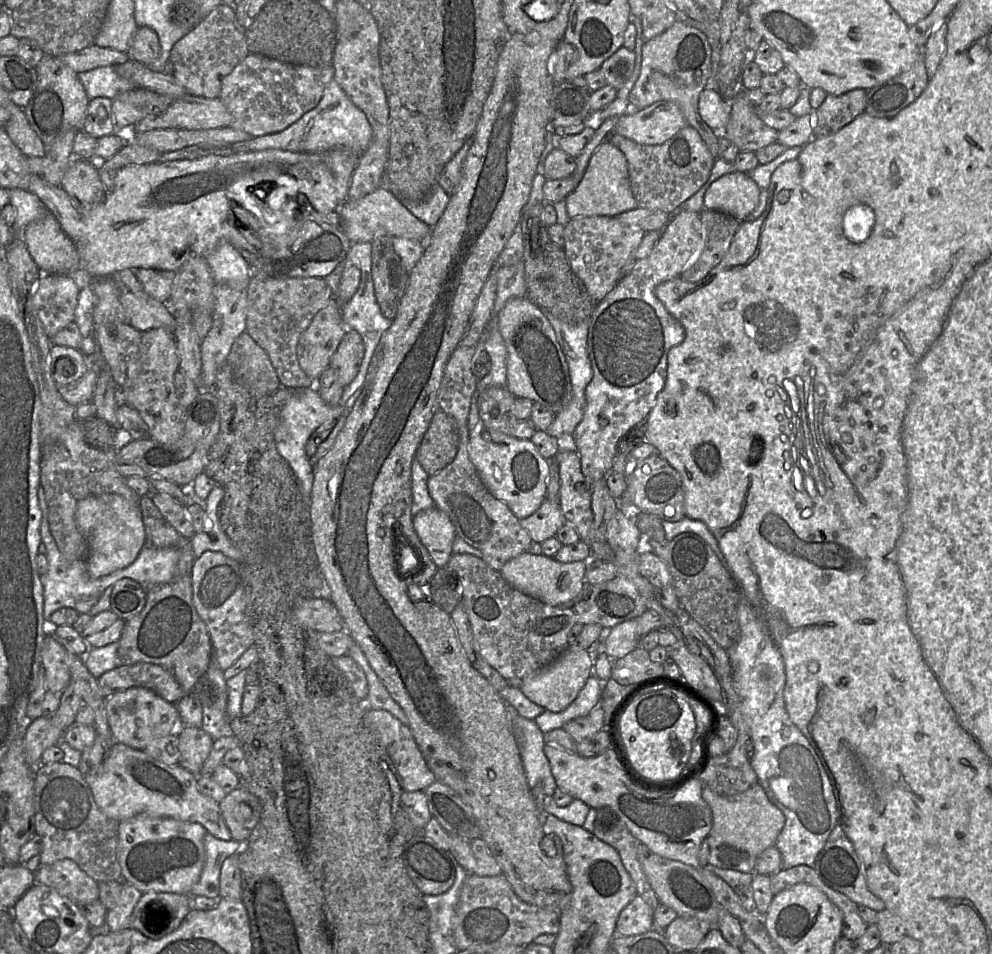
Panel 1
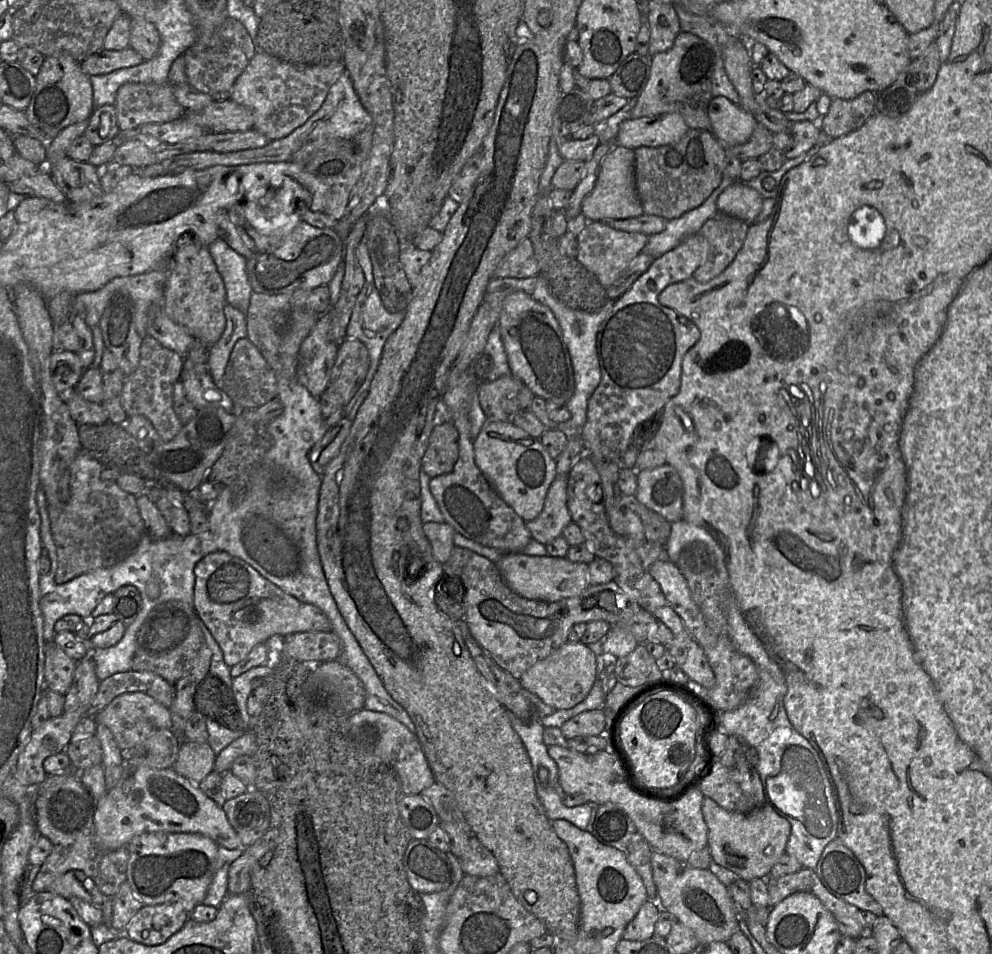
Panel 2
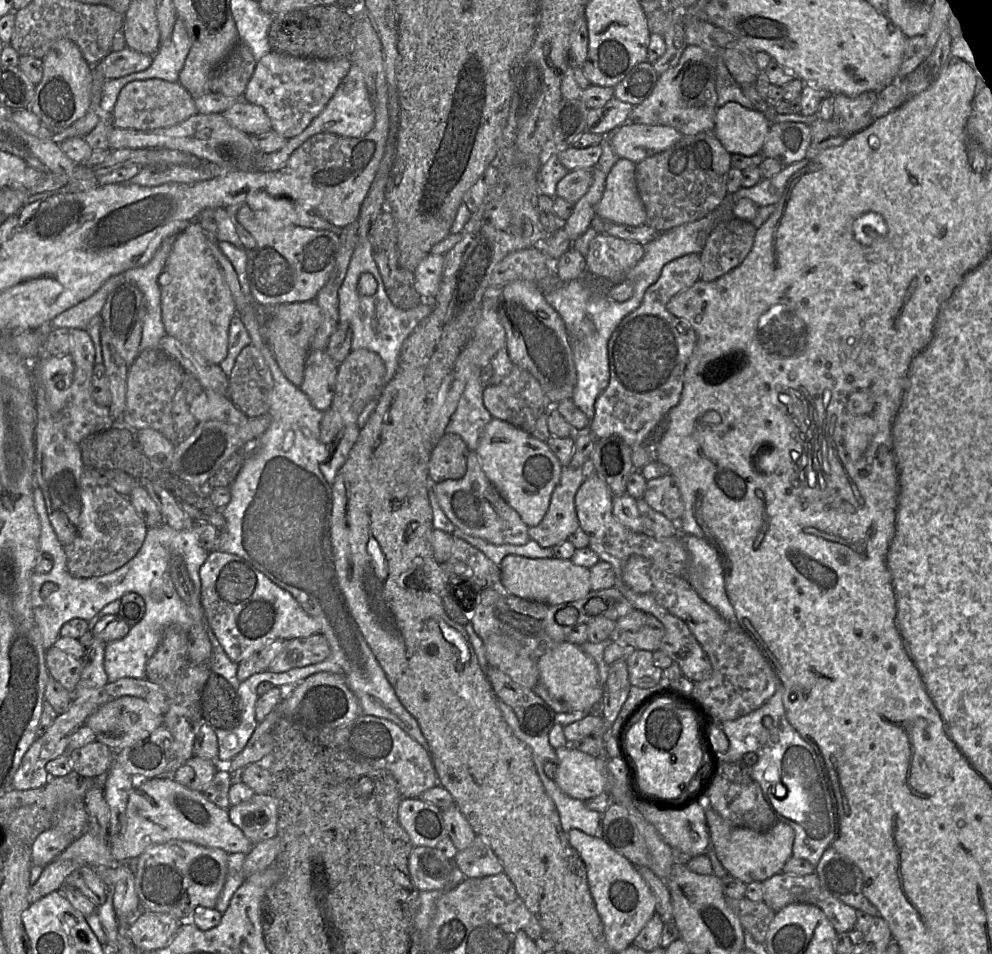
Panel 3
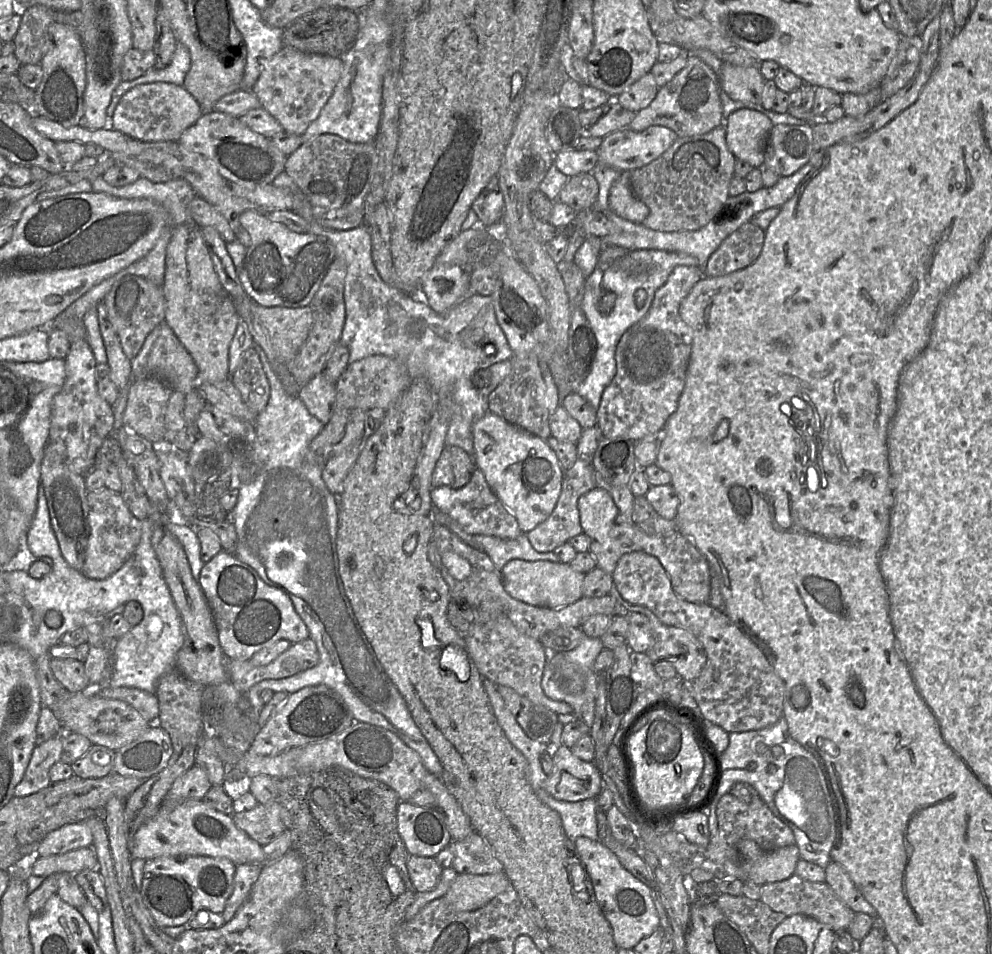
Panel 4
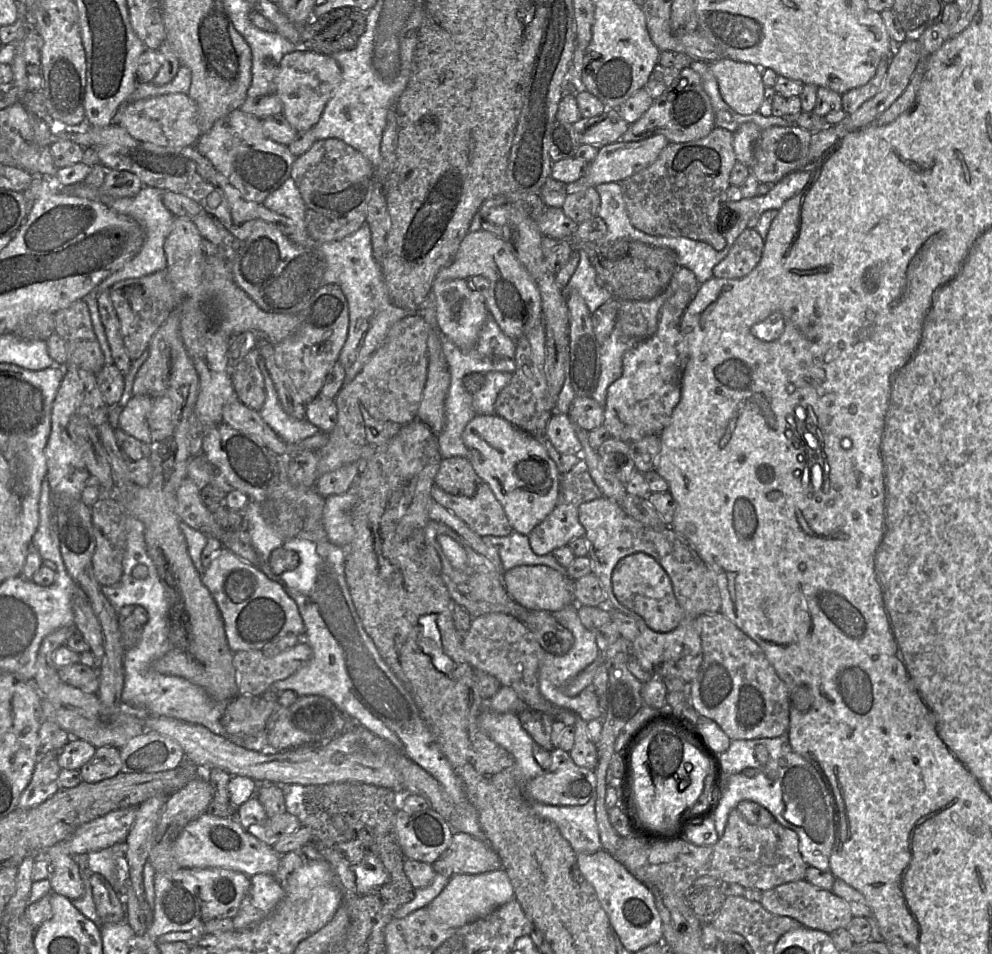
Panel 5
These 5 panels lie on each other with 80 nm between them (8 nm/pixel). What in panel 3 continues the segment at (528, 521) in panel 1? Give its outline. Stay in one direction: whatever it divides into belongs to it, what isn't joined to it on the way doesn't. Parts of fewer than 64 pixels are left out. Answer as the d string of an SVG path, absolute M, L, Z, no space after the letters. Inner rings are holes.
M589 465L562 468L559 483L553 490L548 510L542 521L528 527L531 540L543 548L567 541L568 537L580 528L575 508L575 495L584 482Z

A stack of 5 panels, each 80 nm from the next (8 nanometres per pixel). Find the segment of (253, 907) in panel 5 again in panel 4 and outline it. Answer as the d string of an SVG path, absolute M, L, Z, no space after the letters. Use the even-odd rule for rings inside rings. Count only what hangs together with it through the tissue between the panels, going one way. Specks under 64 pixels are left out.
M250 863L236 865L234 890L221 914L226 922L235 916L241 905L248 899L254 883L259 878L262 867L263 865Z

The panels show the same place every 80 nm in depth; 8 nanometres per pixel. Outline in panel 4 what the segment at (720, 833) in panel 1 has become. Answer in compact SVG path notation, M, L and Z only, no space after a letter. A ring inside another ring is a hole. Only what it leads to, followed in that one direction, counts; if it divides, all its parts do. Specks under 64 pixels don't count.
M741 839L737 851L746 879L760 886L791 877L800 859L796 844L766 851L751 839Z

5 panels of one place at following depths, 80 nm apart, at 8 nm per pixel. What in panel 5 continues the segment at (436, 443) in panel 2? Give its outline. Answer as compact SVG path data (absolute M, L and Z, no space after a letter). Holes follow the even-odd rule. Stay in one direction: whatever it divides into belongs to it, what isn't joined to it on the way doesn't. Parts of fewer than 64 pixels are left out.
M467 457L443 458L434 478L434 484L453 495L471 497L481 483Z

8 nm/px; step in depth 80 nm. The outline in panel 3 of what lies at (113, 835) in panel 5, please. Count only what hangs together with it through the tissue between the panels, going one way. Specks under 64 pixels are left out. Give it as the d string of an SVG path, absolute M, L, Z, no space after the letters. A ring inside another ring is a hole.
M53 828L42 832L31 847L32 865L46 866L65 851L71 843L72 841L69 837Z

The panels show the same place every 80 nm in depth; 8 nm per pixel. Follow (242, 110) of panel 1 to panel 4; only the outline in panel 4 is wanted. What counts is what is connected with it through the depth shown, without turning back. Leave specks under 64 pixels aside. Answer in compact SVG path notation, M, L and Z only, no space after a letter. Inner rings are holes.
M283 47L266 61L251 92L258 98L261 108L271 114L287 134L301 136L316 120L339 82L343 71L340 58L309 54L290 47Z

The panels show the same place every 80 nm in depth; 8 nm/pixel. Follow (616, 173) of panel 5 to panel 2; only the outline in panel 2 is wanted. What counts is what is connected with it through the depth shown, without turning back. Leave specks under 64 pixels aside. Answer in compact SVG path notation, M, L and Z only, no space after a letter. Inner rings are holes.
M676 112L652 117L627 118L619 125L616 143L622 147L660 147L679 141L689 127Z

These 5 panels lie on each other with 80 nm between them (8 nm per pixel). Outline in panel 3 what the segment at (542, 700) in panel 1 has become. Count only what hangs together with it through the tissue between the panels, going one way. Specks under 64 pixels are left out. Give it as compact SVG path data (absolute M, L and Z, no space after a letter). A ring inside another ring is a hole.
M563 642L537 659L539 683L549 695L564 702L571 711L590 713L600 704L602 685L599 670L594 659L586 654L580 645Z

